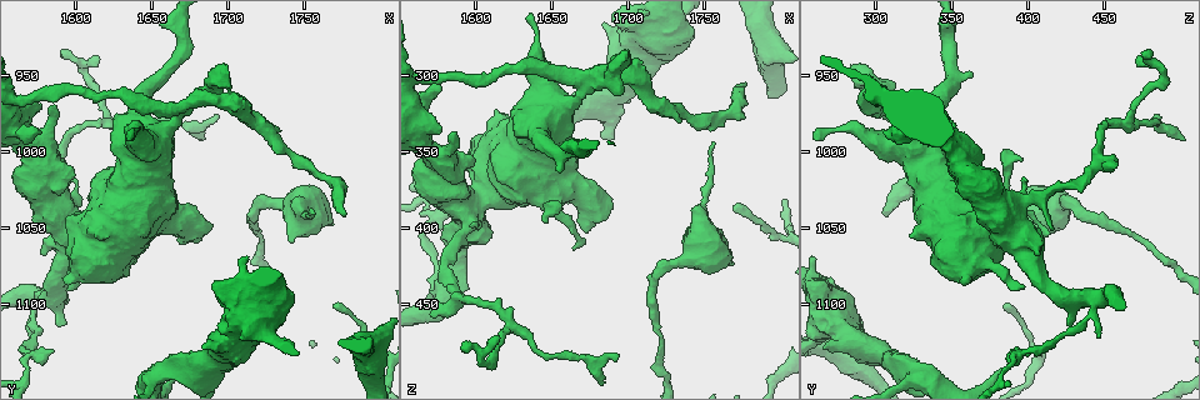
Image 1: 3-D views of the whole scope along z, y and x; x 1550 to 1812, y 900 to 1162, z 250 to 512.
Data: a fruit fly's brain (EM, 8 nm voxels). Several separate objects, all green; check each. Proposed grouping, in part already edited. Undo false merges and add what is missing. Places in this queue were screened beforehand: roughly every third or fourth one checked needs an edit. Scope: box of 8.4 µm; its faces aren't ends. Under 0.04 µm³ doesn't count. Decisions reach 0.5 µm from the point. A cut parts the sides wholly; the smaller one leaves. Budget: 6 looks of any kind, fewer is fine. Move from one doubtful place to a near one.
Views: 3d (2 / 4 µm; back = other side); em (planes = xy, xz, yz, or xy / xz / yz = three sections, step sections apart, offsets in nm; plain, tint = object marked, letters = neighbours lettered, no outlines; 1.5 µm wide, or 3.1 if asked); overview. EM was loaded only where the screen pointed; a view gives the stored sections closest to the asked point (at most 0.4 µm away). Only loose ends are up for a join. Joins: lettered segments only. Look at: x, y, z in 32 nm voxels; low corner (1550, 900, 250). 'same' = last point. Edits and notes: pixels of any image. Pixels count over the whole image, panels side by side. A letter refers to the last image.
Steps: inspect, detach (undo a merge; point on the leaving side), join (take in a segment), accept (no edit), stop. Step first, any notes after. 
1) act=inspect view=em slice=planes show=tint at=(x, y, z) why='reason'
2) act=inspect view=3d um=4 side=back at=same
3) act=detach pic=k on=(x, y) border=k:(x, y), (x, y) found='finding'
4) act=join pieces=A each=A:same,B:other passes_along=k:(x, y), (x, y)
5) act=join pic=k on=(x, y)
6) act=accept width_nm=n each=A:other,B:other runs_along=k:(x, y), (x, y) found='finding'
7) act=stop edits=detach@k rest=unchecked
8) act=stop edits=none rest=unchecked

act=inspect view=3d um=4 at=(1700, 944, 282) why='free end'

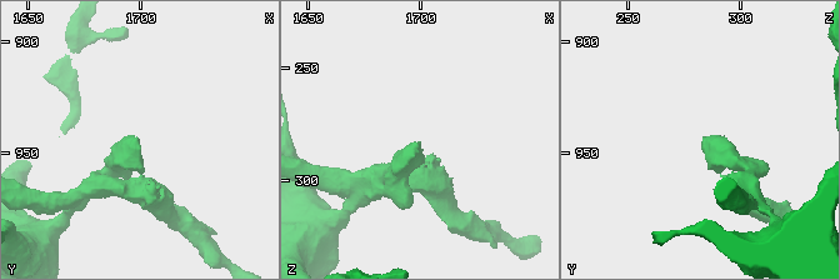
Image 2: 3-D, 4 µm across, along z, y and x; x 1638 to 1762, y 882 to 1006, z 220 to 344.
act=inspect view=em slice=xz step=8 show=letters at=(1699, 944, 283) why='need the tissue'

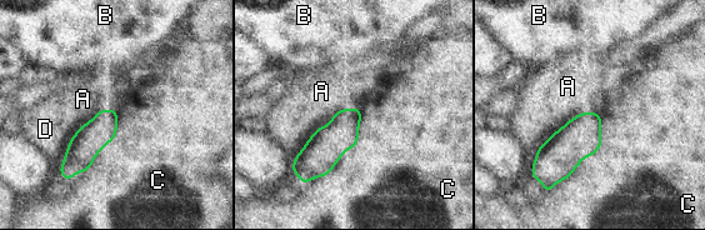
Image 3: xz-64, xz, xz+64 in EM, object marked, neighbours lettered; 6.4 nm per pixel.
act=accept width_nm=180 each=A:other,B:other,C:other,D:other found='none of them fits'

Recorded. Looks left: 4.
act=inspect view=em slice=planes show=tint at=(1594, 1042, 390)

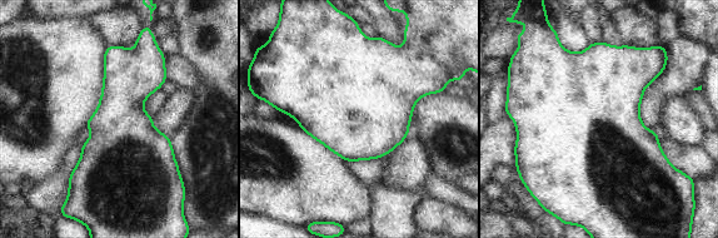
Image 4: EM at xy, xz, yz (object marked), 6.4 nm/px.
act=inspect view=em slice=planes show=letters at=same

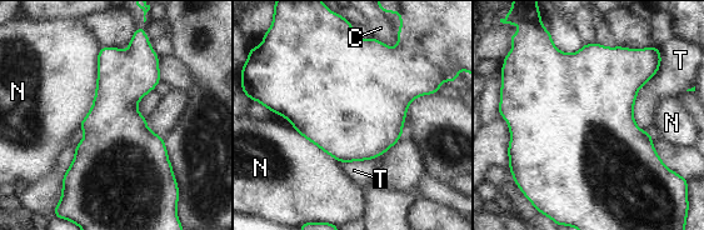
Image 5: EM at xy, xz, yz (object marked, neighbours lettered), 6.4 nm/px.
act=accept longest_contact=N:550nm each=C:other,N:other,T:other border=5:(373, 36), (389, 46), (398, 46) found='all the same neuron'

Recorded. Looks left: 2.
act=inspect view=3d um=2 side=back at=(1578, 1098, 442) why='three arms meet'

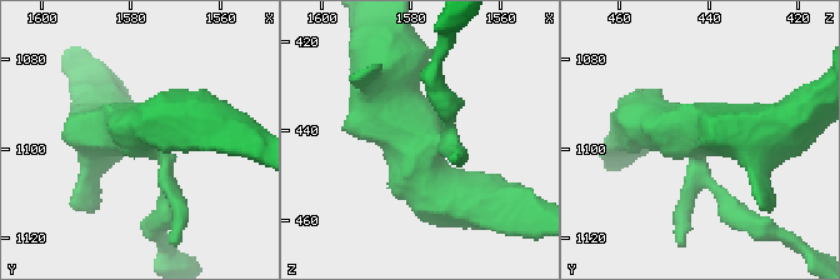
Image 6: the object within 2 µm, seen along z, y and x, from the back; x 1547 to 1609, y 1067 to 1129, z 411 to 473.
act=inspect view=em slice=planes show=letters at=(1578, 1097, 443)

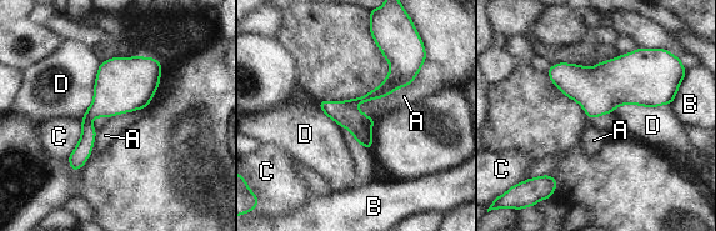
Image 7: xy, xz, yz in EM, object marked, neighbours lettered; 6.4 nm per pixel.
act=accept each=A:other,B:other,C:other,D:other border=7:(410, 85), (351, 106) found='one neuron here'

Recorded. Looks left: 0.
act=stop edits=none rest=unchecked

